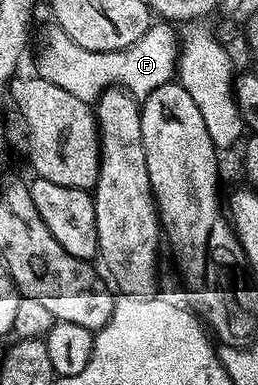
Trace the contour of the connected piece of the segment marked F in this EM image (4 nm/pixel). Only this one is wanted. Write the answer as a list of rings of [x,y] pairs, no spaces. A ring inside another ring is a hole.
[[[153,24],[142,40],[134,40],[130,48],[114,52],[90,52],[90,48],[74,44],[60,26],[49,26],[36,58],[39,77],[50,80],[50,84],[58,84],[58,88],[78,96],[78,100],[95,104],[104,90],[113,88],[127,90],[133,98],[143,100],[154,88],[162,88],[162,84],[173,81],[178,61],[178,34],[172,31],[175,29],[171,25]]]

